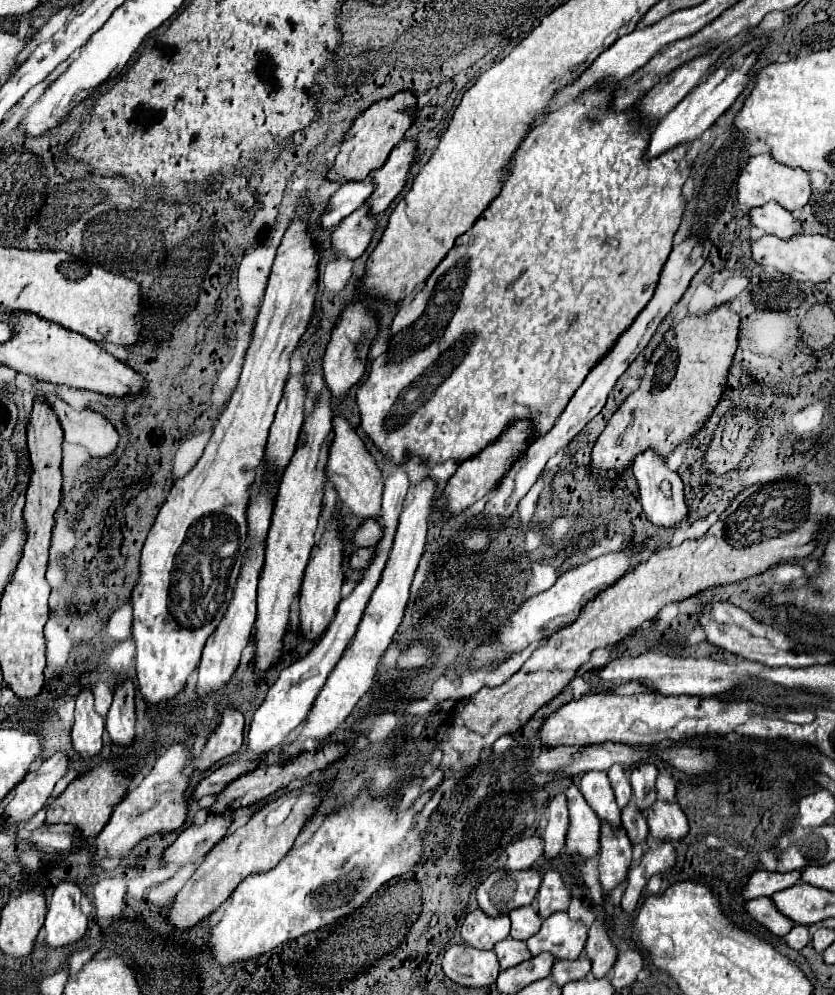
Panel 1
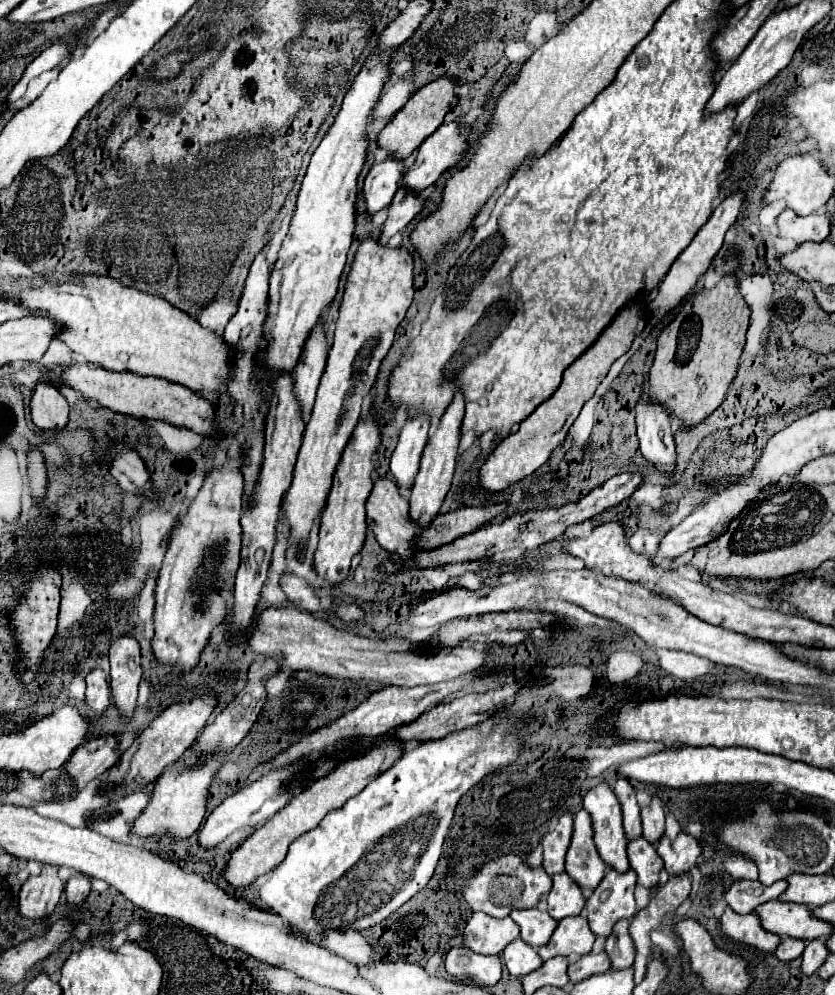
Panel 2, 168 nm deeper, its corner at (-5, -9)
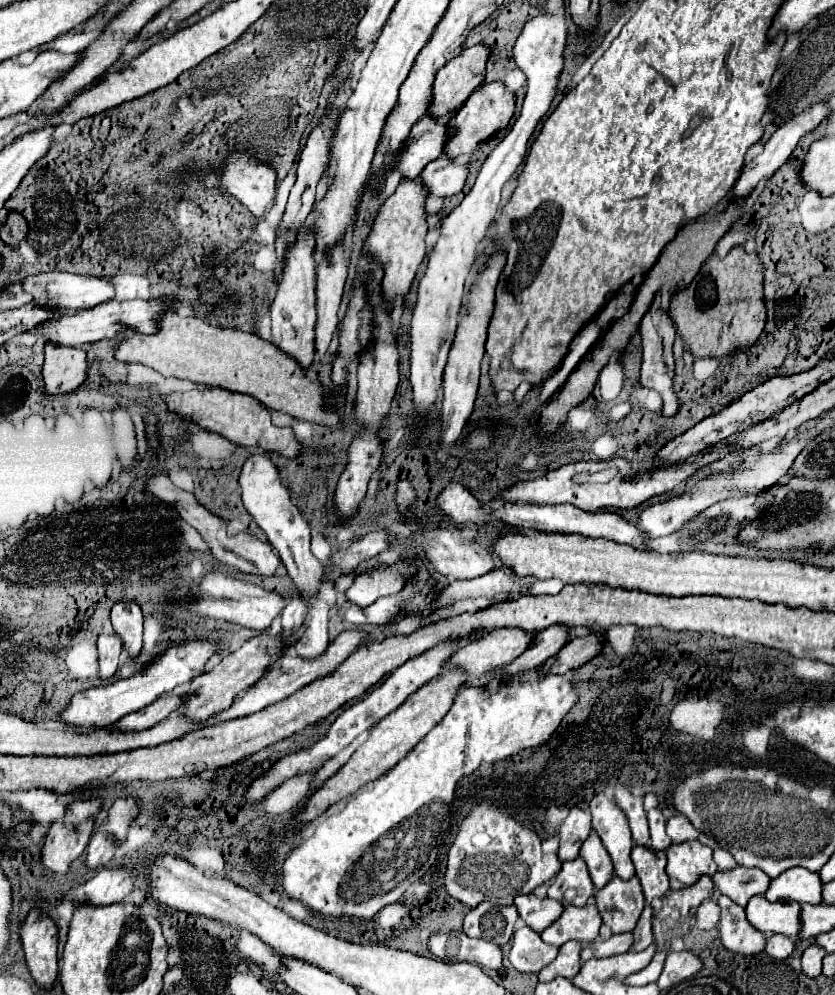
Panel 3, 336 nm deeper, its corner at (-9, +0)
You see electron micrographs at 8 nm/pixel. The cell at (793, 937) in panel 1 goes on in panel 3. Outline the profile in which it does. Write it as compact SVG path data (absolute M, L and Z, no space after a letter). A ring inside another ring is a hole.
M772 935L766 939L764 953L774 959L786 959L794 951L794 941L790 941L784 935Z

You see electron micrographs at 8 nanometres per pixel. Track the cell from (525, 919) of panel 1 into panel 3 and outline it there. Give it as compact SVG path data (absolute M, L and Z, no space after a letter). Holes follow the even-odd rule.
M532 893L528 895L520 895L514 899L520 917L526 921L528 927L532 927L536 933L542 933L548 925L552 925L564 911L564 907L560 903L556 903L554 899L540 899Z

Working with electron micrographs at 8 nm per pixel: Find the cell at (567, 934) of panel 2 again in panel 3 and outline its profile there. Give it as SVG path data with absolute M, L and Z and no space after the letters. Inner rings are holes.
M596 905L566 907L564 913L540 935L546 943L562 947L566 941L594 941L602 925Z

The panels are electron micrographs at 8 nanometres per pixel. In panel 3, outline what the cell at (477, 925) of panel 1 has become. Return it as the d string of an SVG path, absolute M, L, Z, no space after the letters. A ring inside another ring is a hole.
M484 901L468 911L464 919L464 933L468 937L480 937L496 945L504 945L510 941L514 933L516 919L518 919L516 905L496 907L494 903Z

